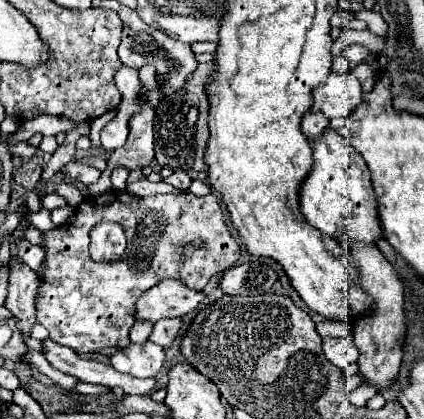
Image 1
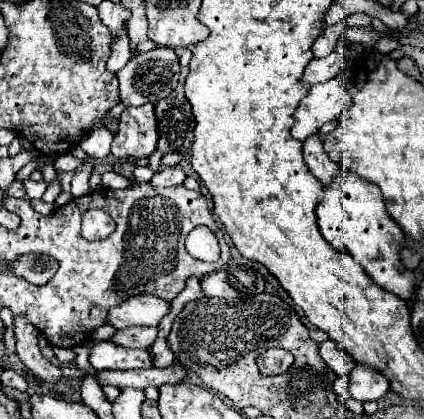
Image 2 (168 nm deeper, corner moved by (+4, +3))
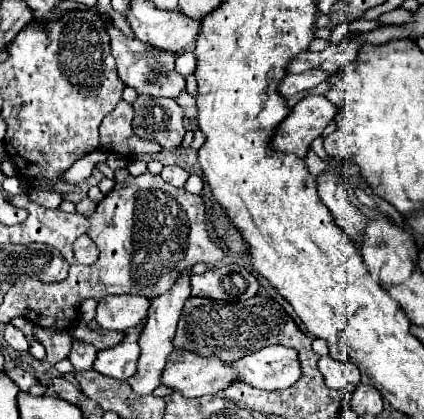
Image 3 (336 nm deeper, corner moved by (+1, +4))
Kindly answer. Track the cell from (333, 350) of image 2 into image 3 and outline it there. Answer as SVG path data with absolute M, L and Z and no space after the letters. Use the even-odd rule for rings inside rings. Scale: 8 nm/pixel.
M324 355L318 361L318 369L324 375L324 383L330 389L344 389L346 385L350 385L350 383L356 385L360 381L360 371L352 361L340 363L340 361L332 359L330 355Z

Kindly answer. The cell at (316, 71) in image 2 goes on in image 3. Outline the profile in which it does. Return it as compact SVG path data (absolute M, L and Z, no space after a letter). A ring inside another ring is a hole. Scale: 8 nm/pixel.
M316 69L298 73L298 75L286 75L280 81L280 85L278 85L278 93L282 97L292 97L292 95L296 95L300 91L306 91L306 89L316 87L318 83L324 81L324 77L326 77L326 73L324 71L316 71Z

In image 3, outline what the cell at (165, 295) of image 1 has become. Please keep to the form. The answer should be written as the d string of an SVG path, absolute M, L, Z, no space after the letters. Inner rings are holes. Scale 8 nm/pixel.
M110 295L98 303L94 319L102 329L124 331L126 327L140 323L140 319L146 317L148 307L150 307L150 301L146 297Z

